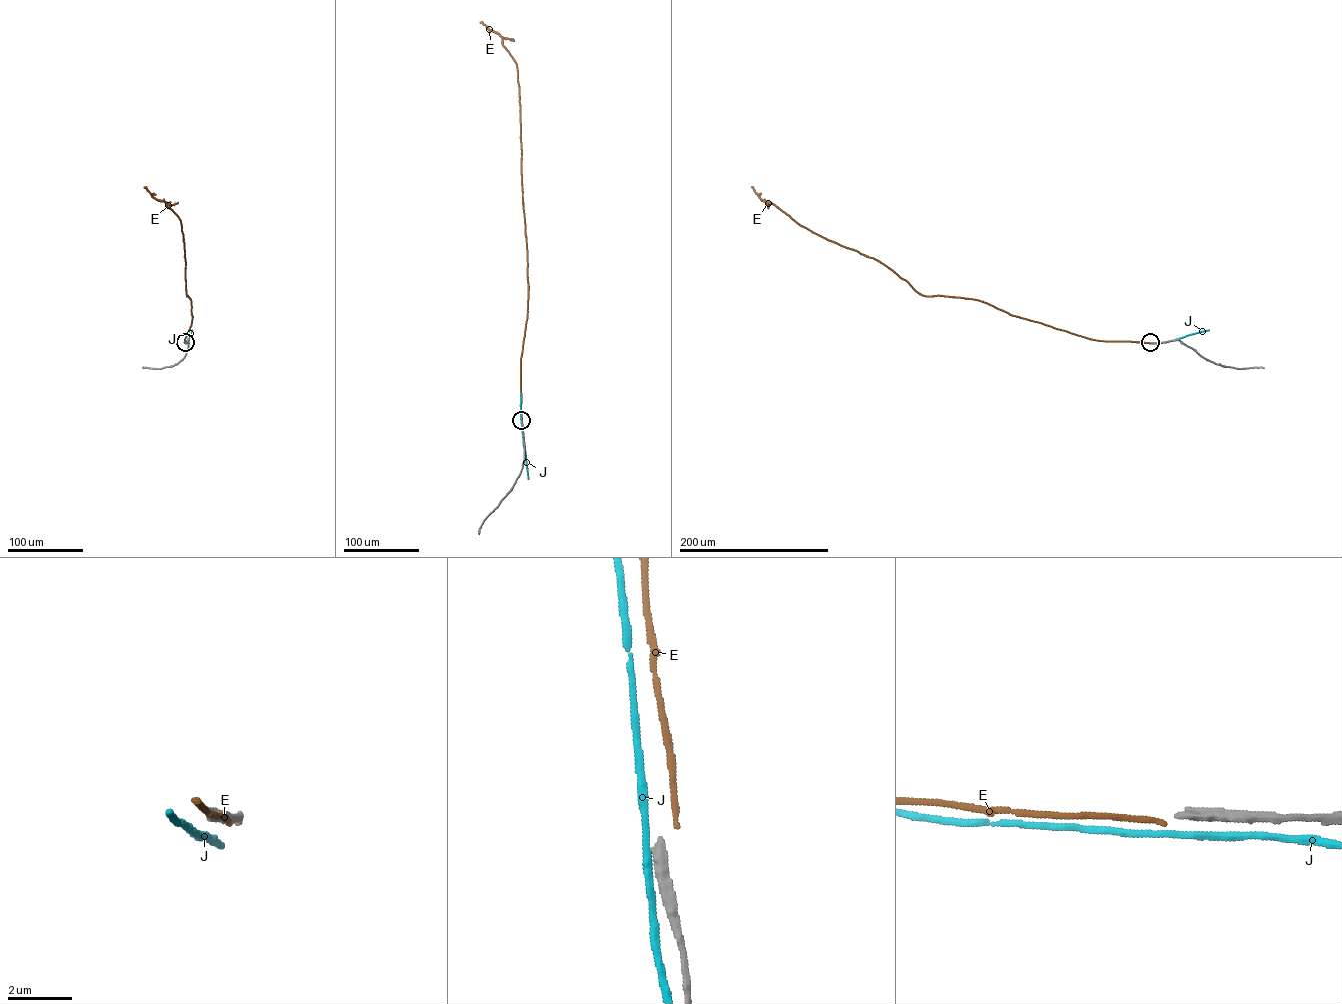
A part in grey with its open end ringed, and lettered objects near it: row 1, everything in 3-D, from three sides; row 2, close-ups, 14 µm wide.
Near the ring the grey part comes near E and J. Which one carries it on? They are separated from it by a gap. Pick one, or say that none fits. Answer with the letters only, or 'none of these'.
none of these

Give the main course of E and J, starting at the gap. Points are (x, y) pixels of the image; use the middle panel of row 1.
E: (522, 420), (521, 360), (528, 286), (517, 70), (502, 44), (502, 37), (480, 22)
J: (521, 420), (528, 479)

